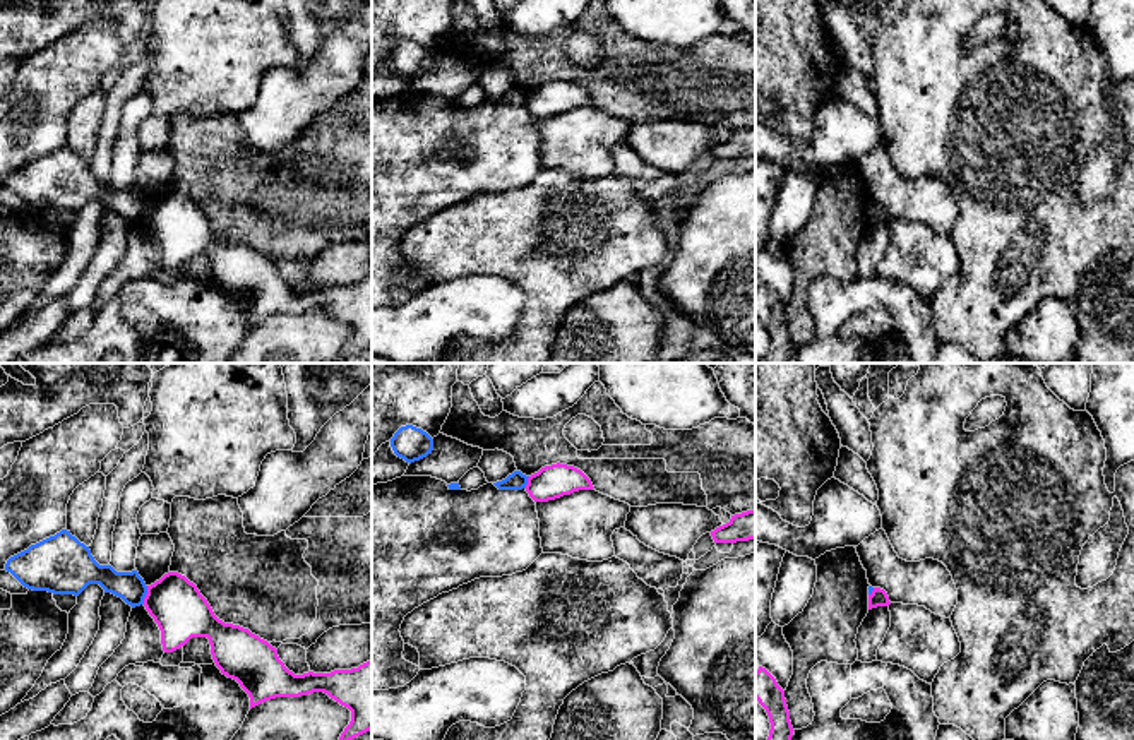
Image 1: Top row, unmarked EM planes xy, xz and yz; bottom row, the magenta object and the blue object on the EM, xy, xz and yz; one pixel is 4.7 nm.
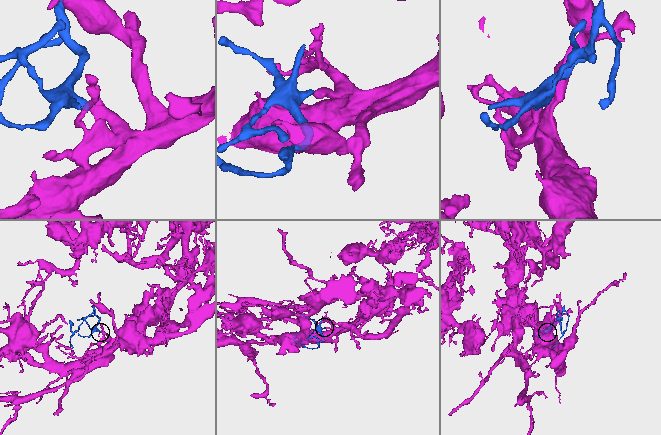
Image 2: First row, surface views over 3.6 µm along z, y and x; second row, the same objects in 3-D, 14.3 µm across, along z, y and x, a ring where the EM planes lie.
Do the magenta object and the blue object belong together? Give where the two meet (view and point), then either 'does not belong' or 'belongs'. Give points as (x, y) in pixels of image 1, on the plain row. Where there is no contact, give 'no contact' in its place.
xy (146, 211) | does not belong

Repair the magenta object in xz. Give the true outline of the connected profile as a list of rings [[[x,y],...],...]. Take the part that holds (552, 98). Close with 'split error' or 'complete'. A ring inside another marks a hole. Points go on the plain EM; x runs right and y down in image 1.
[[[552,81],[528,94],[526,108],[534,118],[548,118],[579,106],[593,106],[591,96],[577,84]]]; complete

